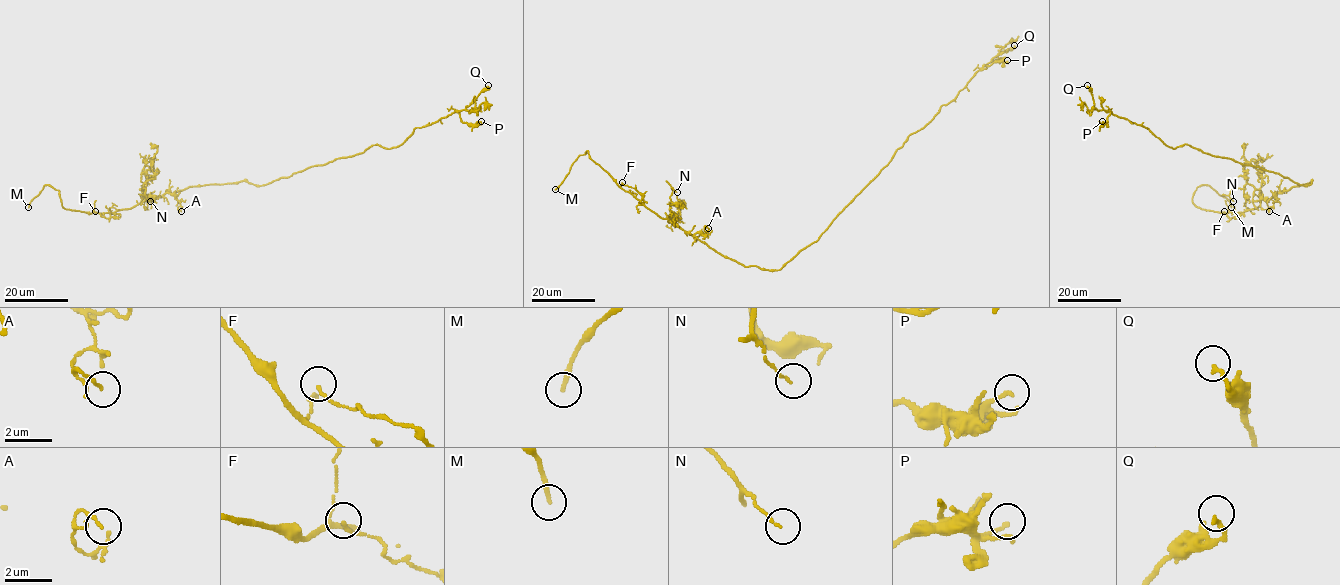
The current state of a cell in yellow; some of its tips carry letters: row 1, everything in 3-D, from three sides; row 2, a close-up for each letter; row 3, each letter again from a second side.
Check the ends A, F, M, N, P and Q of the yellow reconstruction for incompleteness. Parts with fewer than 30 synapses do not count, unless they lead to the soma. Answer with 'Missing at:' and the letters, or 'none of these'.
Missing at: M

